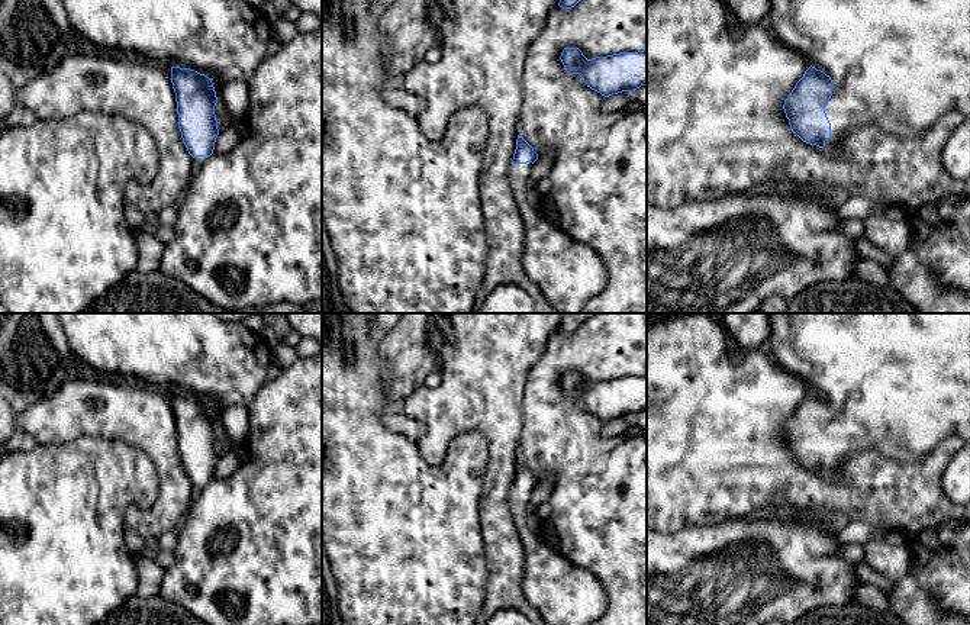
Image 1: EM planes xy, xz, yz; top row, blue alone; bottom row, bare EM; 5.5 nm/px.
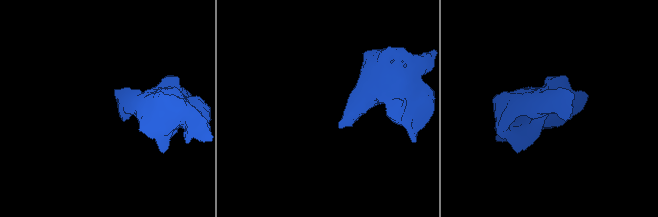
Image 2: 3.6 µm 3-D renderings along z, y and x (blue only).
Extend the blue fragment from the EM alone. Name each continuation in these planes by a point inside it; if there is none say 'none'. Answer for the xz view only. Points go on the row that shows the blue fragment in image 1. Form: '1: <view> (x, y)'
1: xz (567, 283)

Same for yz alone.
1: yz (898, 64)

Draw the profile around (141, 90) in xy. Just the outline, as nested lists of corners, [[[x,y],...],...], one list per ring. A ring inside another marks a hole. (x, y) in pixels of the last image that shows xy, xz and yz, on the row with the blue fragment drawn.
[[[107,51],[96,55],[54,57],[49,64],[42,67],[36,78],[17,88],[17,104],[30,110],[38,120],[61,120],[80,112],[94,112],[122,115],[142,125],[151,132],[157,144],[161,171],[152,184],[129,180],[125,184],[125,202],[132,203],[146,215],[177,204],[186,194],[196,167],[178,128],[171,67],[152,59],[125,57]]]

